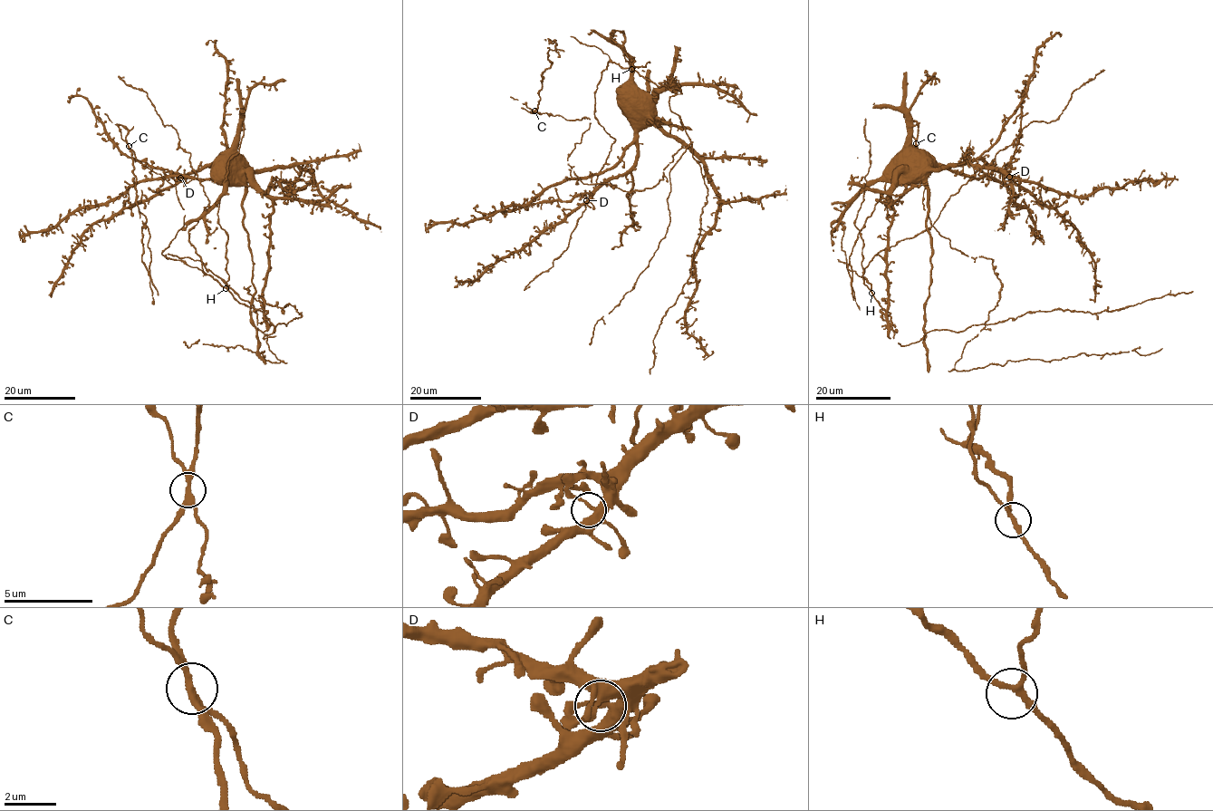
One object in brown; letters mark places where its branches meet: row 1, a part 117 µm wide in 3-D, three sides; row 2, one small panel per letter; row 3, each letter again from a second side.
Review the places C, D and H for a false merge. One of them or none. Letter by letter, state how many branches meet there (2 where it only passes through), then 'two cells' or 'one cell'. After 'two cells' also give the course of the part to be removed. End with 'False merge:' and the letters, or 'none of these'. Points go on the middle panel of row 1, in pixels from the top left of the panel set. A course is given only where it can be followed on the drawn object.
C: branches 3; two cells; course (534, 111), (540, 99), (542, 73), (552, 63), (547, 47), (554, 49), (557, 43), (543, 39)
D: branches 3; one cell
H: branches 3; one cell
False merge: C

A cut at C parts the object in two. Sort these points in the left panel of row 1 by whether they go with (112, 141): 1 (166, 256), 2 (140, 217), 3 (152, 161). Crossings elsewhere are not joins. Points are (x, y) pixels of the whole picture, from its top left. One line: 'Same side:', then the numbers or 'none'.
Same side: 1, 3

